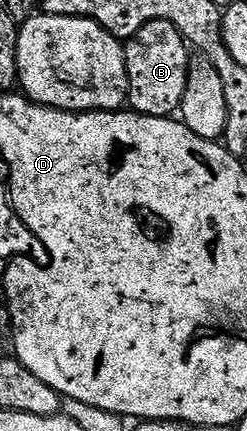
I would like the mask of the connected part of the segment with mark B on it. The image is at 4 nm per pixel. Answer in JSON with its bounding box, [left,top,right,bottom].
[125,19,191,119]

